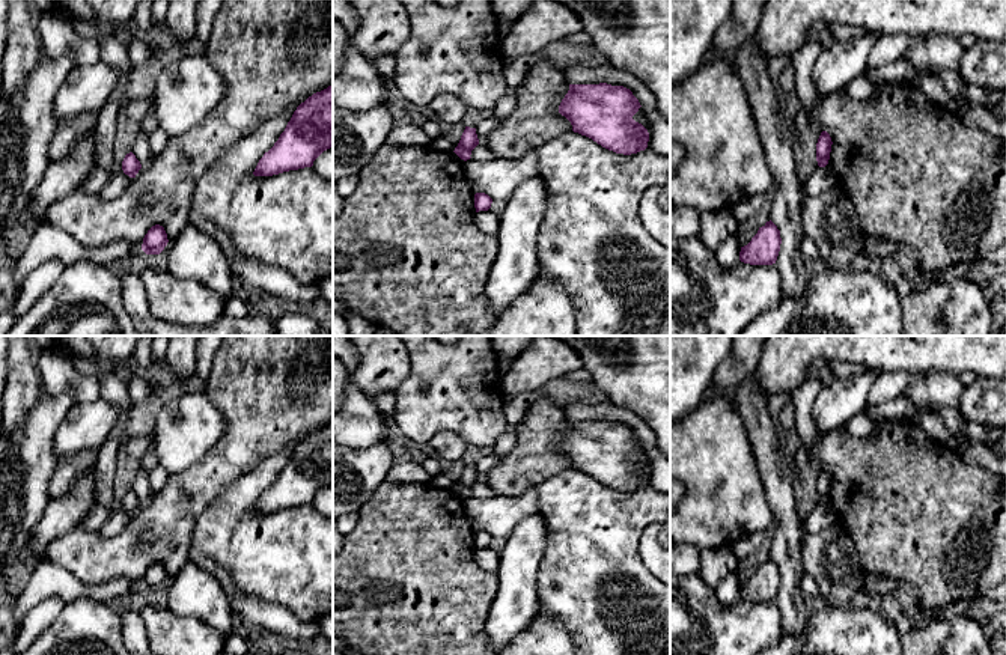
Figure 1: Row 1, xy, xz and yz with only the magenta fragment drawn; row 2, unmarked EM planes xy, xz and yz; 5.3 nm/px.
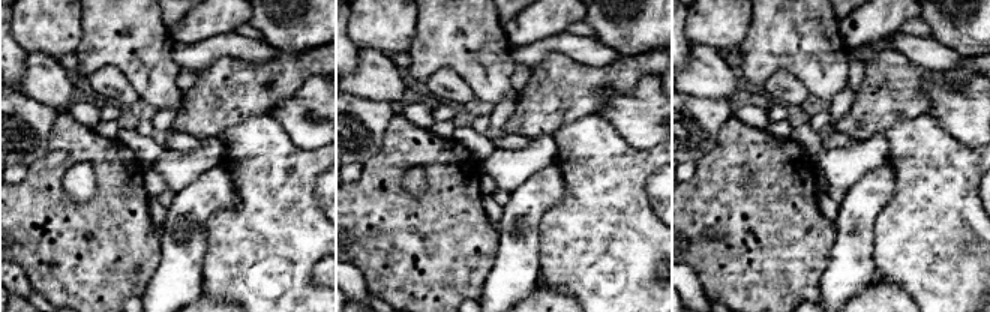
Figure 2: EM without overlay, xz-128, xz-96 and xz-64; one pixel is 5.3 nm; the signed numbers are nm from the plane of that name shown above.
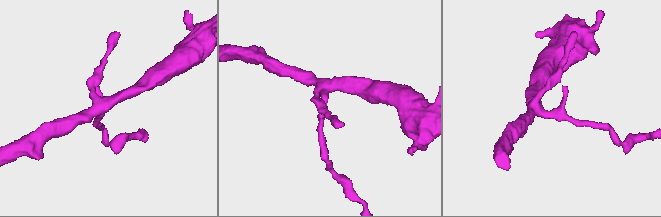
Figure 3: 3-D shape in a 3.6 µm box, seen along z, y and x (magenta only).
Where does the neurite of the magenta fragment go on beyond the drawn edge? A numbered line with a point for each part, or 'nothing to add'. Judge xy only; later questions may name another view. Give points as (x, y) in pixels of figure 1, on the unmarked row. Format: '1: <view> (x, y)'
nothing to add

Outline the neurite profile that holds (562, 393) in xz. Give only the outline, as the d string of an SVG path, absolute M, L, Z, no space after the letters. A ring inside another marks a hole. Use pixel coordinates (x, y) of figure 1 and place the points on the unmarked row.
M566 378L553 379L548 384L545 384L541 388L539 396L548 399L551 404L562 408L563 411L566 411L572 402L610 402L607 395L602 390L599 390L593 384L593 381L581 384L571 382Z

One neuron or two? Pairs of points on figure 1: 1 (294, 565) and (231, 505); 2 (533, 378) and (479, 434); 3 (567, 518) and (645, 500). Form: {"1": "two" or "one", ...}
{"1": "one", "2": "two", "3": "one"}

